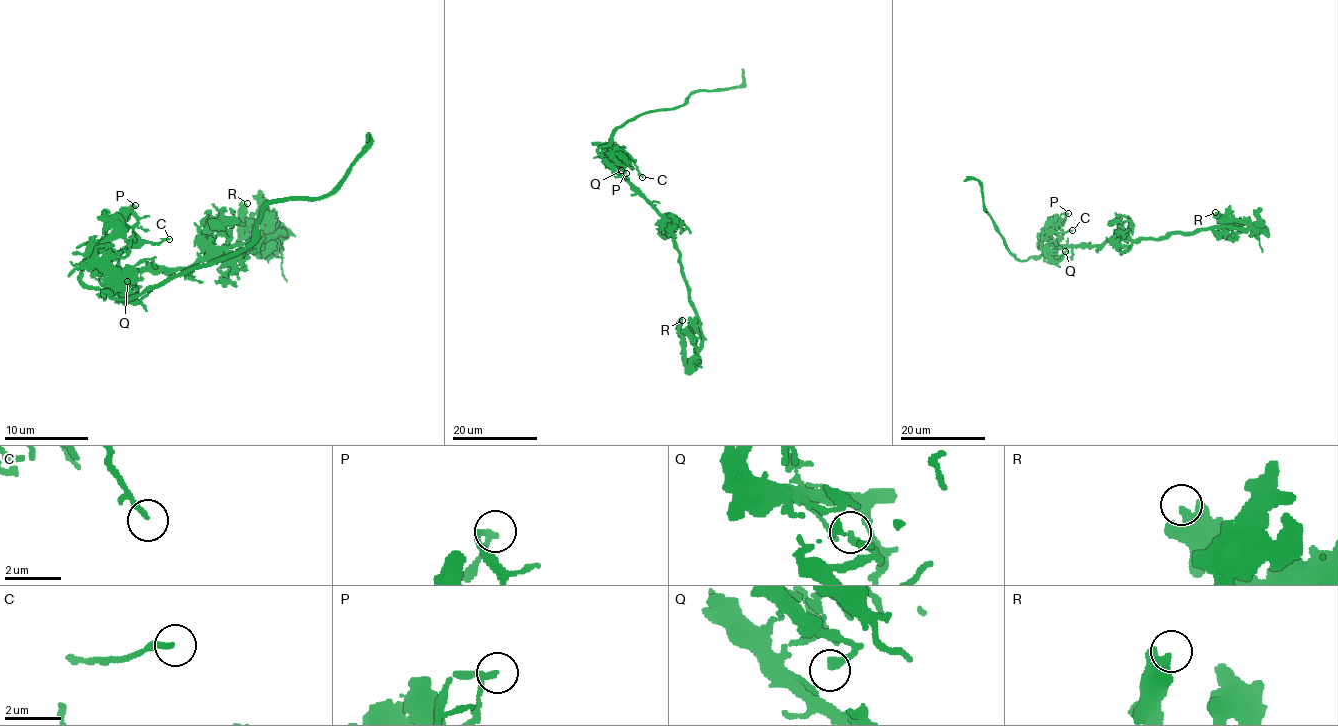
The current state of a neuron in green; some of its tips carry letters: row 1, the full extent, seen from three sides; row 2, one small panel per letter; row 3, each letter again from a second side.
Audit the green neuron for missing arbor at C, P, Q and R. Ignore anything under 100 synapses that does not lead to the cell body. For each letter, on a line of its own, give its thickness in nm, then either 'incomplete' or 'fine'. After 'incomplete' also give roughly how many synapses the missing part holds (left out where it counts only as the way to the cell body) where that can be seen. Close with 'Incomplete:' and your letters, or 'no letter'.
C: 140 nm thick; fine
P: 160 nm thick; fine
Q: 300 nm thick; fine
R: 320 nm thick; fine
Incomplete: no letter

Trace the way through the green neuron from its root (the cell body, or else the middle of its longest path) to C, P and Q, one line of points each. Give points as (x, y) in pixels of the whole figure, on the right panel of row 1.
C: (1069, 245), (1059, 248), (1047, 237), (1053, 232), (1072, 230)
P: (1069, 245), (1057, 245), (1050, 238), (1050, 225), (1056, 221), (1063, 222), (1068, 213)
Q: (1069, 245), (1059, 248), (1047, 240), (1042, 242), (1042, 249), (1051, 256), (1059, 257), (1065, 251)

